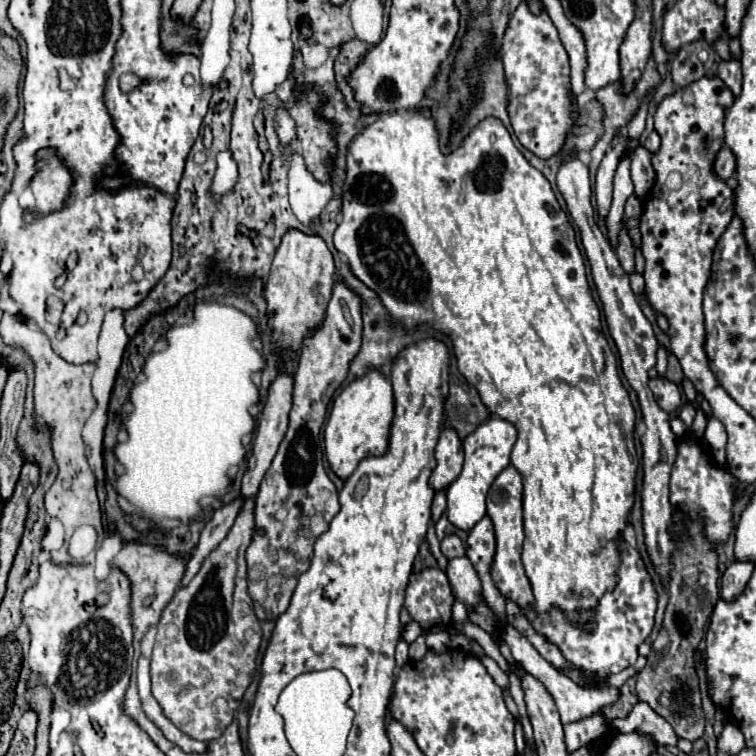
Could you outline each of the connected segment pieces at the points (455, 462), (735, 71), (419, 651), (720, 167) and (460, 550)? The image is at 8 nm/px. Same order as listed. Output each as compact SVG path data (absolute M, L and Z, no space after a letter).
M445 426L441 430L435 446L435 458L437 466L431 474L431 486L435 490L447 488L447 484L451 484L451 480L455 480L455 476L459 476L463 468L463 442L455 428Z
M729 58L729 60L719 60L719 78L731 88L731 92L737 96L741 88L741 72L739 72L739 60Z
M424 634L419 636L409 645L409 657L411 660L420 660L427 652Z
M723 146L721 152L719 152L719 156L717 156L717 160L715 160L715 174L717 174L719 178L727 180L727 178L731 178L731 176L735 174L735 170L737 170L735 156L733 156L731 148Z
M445 536L441 542L441 552L445 554L445 558L459 558L465 556L465 544L461 542L459 536Z

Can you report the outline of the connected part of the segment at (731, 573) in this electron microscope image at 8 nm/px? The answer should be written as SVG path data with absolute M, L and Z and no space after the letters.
M735 560L721 576L721 598L731 600L731 596L735 596L735 592L739 592L739 588L743 588L743 584L747 584L751 572L755 568L753 560Z

